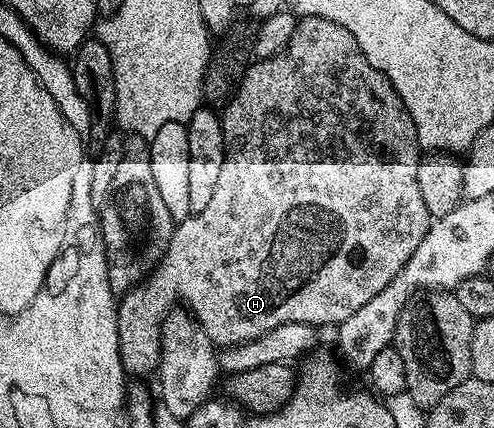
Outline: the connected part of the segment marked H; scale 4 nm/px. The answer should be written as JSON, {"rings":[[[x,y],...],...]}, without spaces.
{"rings":[[[304,17],[297,22],[291,41],[282,53],[275,57],[255,60],[242,76],[234,96],[226,102],[220,113],[226,154],[220,167],[220,176],[212,199],[204,211],[185,217],[174,226],[174,234],[168,243],[168,251],[162,256],[162,262],[154,268],[145,282],[135,285],[127,293],[121,294],[118,301],[118,338],[120,339],[120,359],[122,368],[131,378],[142,377],[145,373],[153,374],[158,367],[160,342],[162,340],[162,323],[175,308],[178,297],[185,308],[198,320],[200,327],[210,336],[218,347],[242,345],[246,341],[255,341],[268,331],[272,331],[288,322],[304,323],[322,327],[325,321],[341,323],[348,315],[360,311],[372,295],[380,295],[392,279],[412,259],[412,251],[420,247],[420,239],[430,229],[431,216],[420,195],[417,182],[417,165],[420,158],[418,128],[408,115],[400,95],[392,83],[360,51],[356,39],[348,35],[340,23],[332,23],[319,17]]]}

